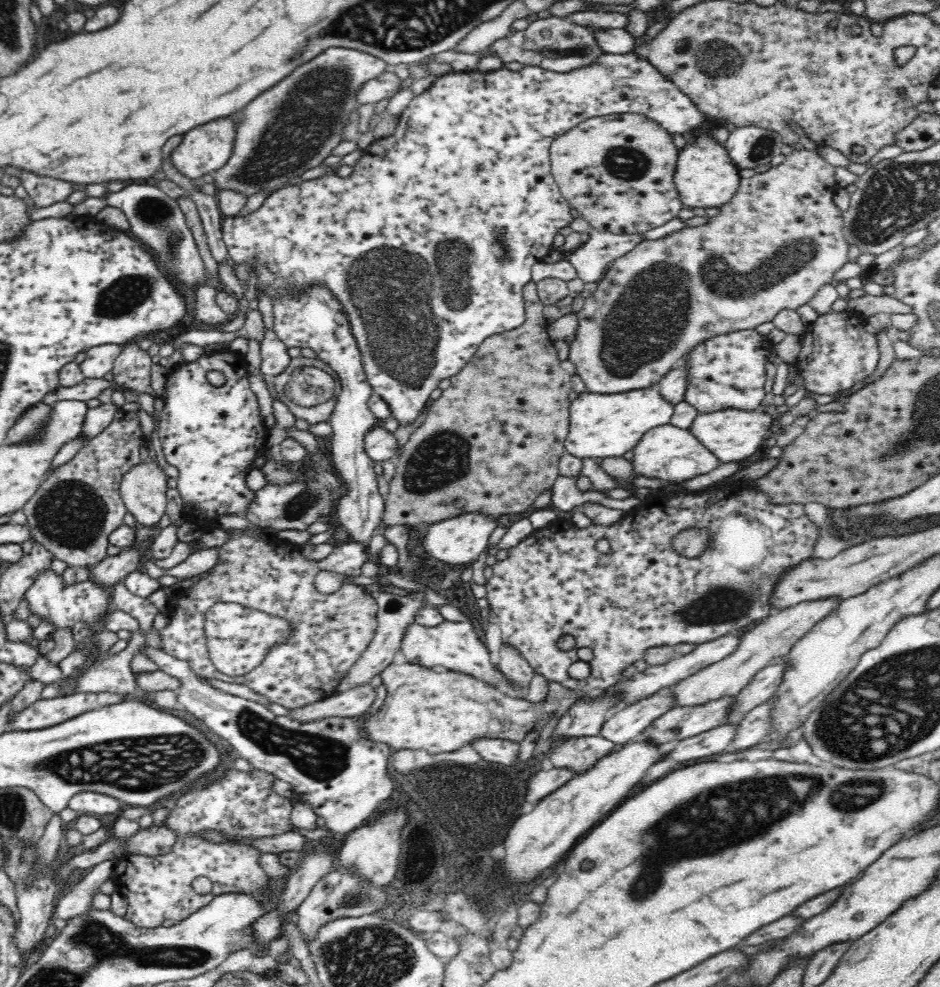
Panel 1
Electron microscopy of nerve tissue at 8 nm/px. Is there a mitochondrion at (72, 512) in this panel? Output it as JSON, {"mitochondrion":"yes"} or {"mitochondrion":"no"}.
{"mitochondrion":"yes"}

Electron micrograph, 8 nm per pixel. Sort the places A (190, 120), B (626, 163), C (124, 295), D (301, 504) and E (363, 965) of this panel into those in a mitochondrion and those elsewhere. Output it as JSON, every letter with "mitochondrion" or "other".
{"A":"other","B":"mitochondrion","C":"mitochondrion","D":"mitochondrion","E":"mitochondrion"}

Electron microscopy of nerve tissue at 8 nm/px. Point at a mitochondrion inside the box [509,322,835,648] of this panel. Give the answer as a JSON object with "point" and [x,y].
{"point":[720,604]}

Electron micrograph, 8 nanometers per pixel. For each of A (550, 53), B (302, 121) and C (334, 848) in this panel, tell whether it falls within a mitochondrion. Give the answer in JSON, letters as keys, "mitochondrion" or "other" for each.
{"A":"mitochondrion","B":"mitochondrion","C":"other"}

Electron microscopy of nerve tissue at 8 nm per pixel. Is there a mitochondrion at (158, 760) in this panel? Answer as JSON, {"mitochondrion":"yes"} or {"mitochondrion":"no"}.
{"mitochondrion":"yes"}

